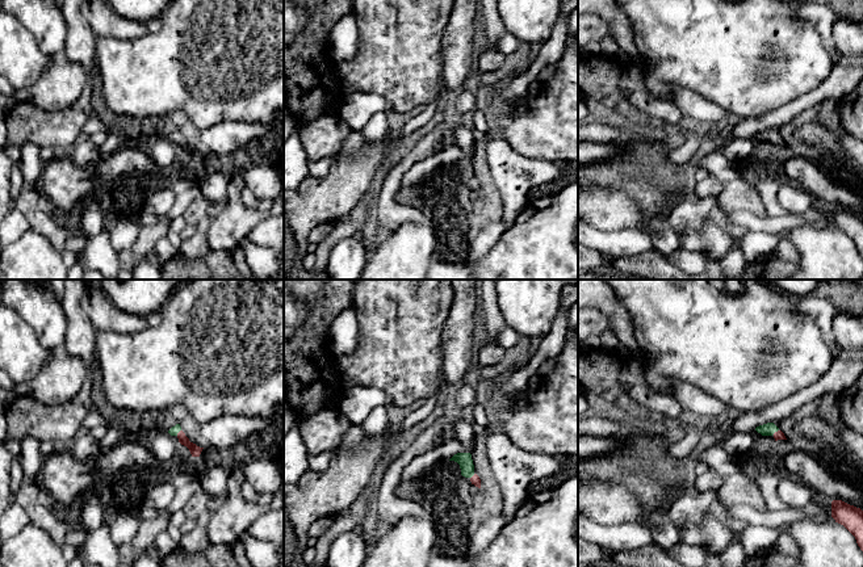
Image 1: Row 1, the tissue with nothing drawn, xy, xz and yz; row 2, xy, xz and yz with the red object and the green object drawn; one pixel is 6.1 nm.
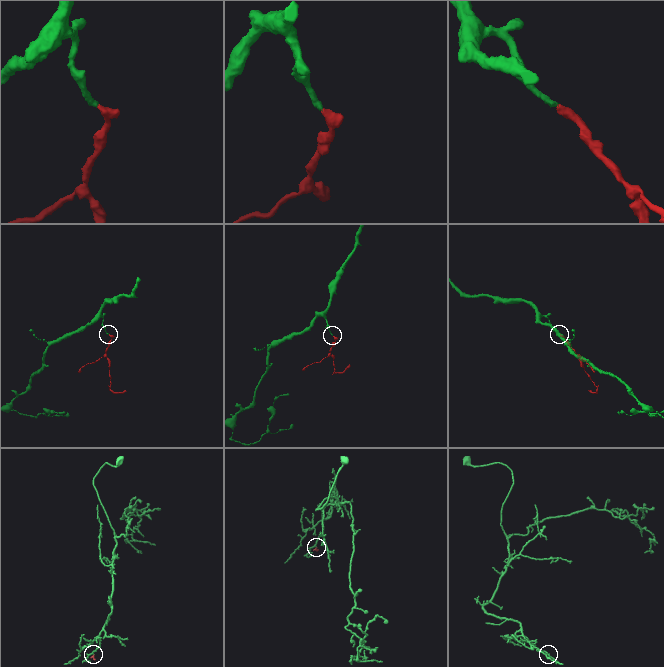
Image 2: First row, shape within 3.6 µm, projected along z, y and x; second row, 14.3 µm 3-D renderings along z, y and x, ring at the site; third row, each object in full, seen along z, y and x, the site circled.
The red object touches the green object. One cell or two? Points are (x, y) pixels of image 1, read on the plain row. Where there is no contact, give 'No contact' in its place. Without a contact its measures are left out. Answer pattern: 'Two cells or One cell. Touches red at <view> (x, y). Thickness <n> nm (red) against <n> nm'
One cell. Touches red at xz (472, 183). Thickness 60 nm (red) against 90 nm

